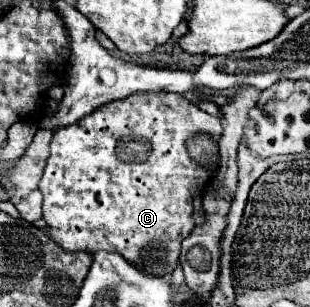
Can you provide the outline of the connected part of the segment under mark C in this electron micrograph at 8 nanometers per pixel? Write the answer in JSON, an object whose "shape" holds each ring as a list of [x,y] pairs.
{"shape":[[[157,91],[157,93],[133,93],[127,99],[121,101],[111,101],[99,109],[95,109],[91,115],[79,119],[73,125],[61,127],[53,133],[51,145],[49,145],[49,157],[47,157],[47,165],[43,171],[43,177],[39,181],[39,191],[43,193],[43,219],[47,221],[49,229],[51,229],[51,239],[65,251],[87,251],[87,253],[95,253],[95,251],[113,251],[123,255],[129,263],[133,263],[135,267],[151,273],[151,275],[167,275],[175,269],[179,253],[181,253],[181,241],[187,239],[193,231],[193,197],[195,193],[201,193],[203,187],[207,187],[209,171],[205,169],[203,163],[195,161],[189,155],[187,143],[195,141],[195,137],[199,135],[209,135],[209,139],[213,143],[219,143],[221,135],[223,135],[223,127],[219,117],[205,113],[203,109],[199,109],[195,103],[187,101],[183,95],[179,93],[165,93],[165,91]]]}

